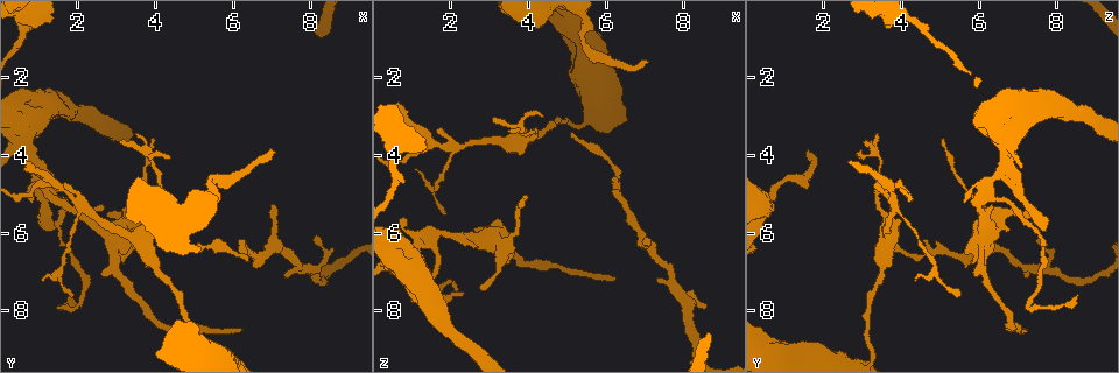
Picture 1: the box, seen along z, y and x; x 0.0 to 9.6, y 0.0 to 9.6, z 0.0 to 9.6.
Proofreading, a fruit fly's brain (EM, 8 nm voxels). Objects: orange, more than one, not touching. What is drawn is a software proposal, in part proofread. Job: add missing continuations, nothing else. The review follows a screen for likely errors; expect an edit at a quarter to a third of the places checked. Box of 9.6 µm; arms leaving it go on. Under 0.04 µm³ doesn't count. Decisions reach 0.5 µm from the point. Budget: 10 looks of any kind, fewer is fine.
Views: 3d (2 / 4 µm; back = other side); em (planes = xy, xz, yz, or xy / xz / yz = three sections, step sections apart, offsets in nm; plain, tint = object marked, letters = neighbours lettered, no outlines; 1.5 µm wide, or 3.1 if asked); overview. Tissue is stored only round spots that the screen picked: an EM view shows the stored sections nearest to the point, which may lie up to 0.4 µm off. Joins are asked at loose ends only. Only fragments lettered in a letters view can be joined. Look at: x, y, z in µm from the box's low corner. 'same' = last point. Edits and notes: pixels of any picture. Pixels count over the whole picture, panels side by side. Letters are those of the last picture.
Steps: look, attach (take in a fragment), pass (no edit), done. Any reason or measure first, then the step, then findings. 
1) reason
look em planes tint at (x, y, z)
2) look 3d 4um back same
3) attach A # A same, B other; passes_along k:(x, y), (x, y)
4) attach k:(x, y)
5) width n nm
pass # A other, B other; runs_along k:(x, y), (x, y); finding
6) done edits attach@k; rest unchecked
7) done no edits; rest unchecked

tapers out
look em yz step 4 letters at (6.95, 5.35, 6.15)

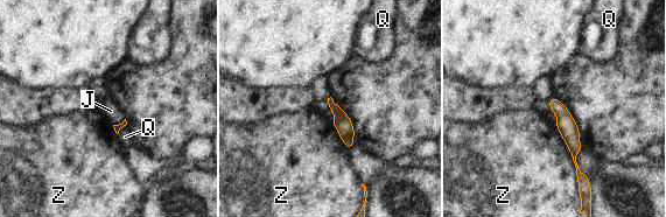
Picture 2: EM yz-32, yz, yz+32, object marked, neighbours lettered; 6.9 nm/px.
longest_contact Z 440 nm
pass # J other, Q other, Z other; border 2:(125, 119), (113, 125); no lettered fragment goes on from it

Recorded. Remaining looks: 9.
tapers out
look 3d 4um at (5.05, 6.30, 3.50)

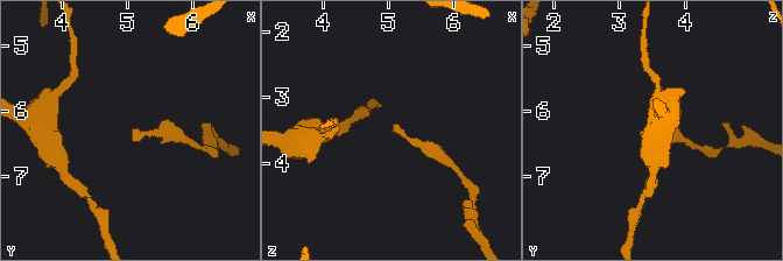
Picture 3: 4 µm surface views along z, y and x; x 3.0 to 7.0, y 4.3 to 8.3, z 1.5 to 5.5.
look em planes letters at (5.05, 6.25, 3.50)

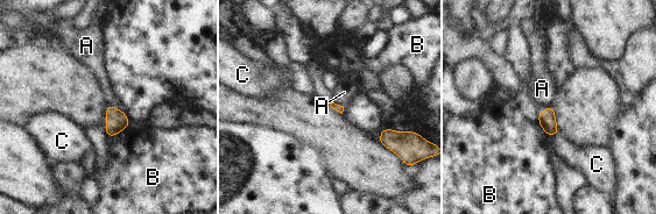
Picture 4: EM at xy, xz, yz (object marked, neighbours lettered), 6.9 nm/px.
longest_contact B 180 nm
pass # A other, B other, C other; border 4:(107, 105), (115, 106), (121, 111); no lettered fragment goes on from it

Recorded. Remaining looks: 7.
an open end
look 3d 4um back at (7.05, 3.90, 1.65)

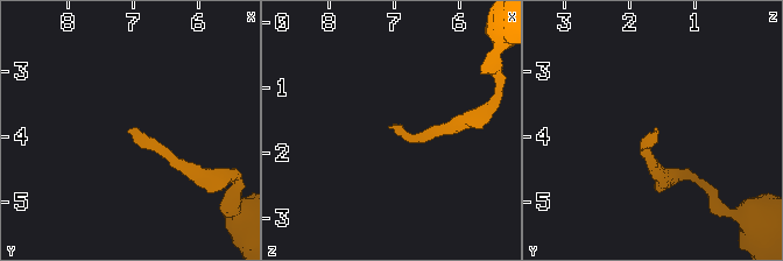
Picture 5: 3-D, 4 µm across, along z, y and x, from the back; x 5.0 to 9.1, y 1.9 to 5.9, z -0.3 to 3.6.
look em yz step 8 letters at (7.10, 3.95, 1.55)

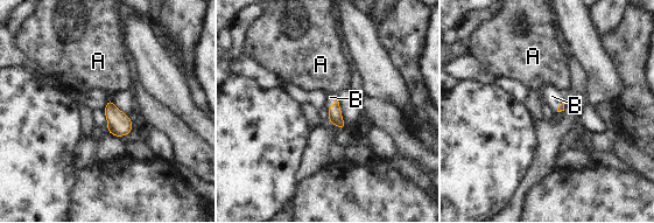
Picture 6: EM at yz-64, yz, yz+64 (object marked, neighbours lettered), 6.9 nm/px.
longest_contact B 100 nm
attach B # A other, B same; passes_along 6:(335, 113), (333, 103), (330, 97); the neuron continues

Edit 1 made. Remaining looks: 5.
look overview

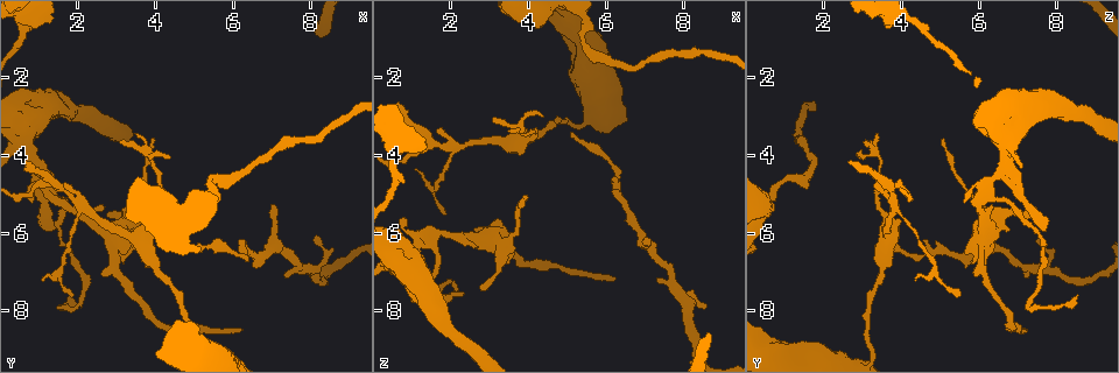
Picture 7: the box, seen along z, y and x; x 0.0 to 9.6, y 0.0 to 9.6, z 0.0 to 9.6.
tapers out
look em planes letters at (1.95, 7.65, 5.45)

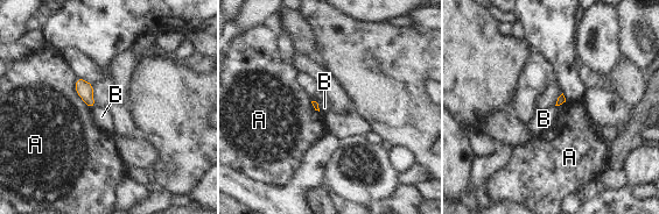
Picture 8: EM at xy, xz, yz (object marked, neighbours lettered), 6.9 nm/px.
pass # A other, B other; border 8:(95, 106), (91, 109); none of them fits

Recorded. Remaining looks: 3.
done edits attach@6; rest unchecked

